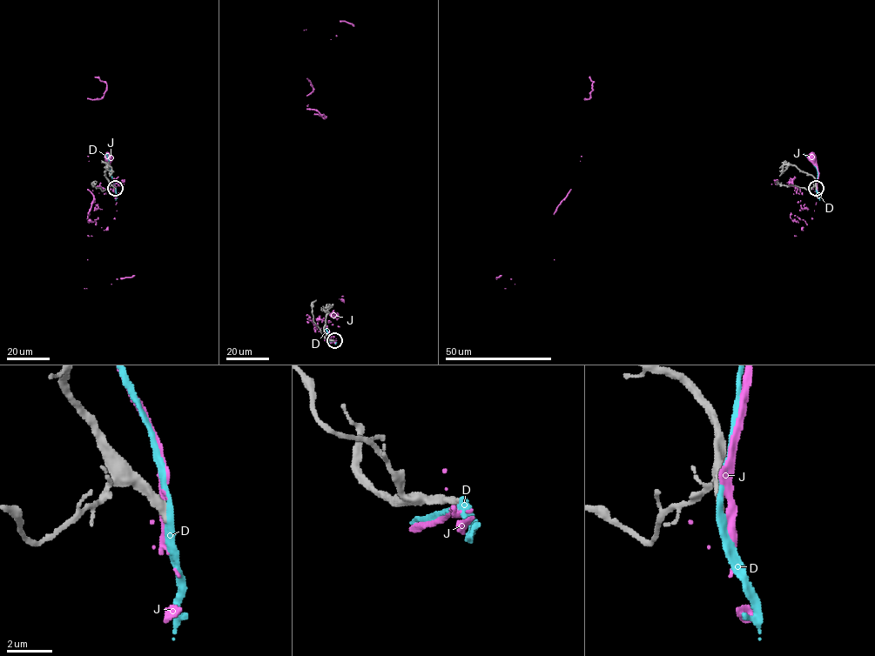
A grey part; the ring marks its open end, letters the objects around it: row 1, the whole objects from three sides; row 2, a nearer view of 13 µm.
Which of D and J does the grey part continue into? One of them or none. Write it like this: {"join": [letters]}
{"join": ["D"]}

